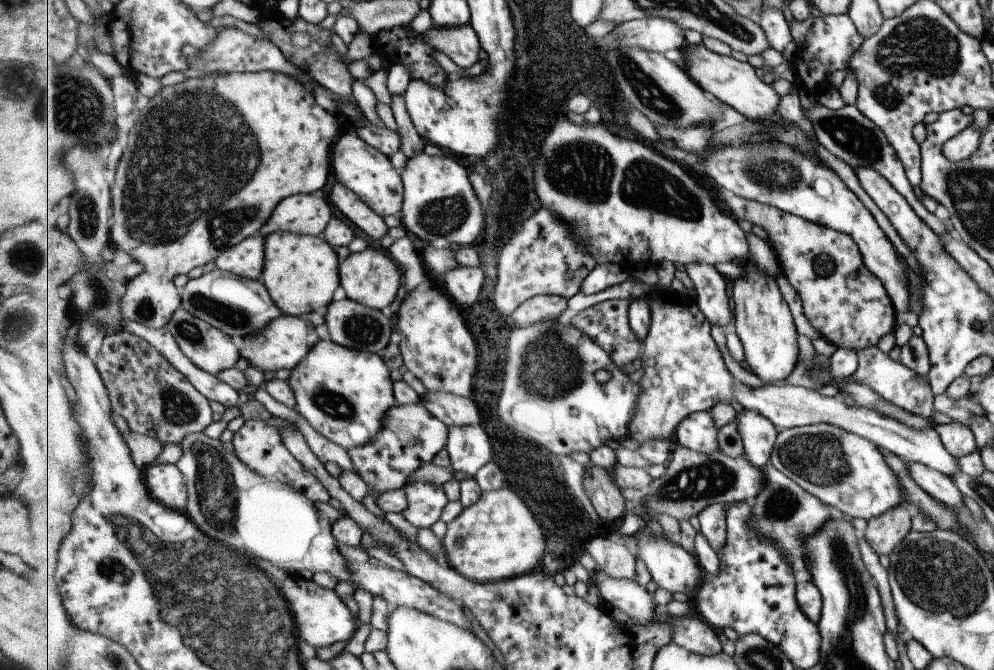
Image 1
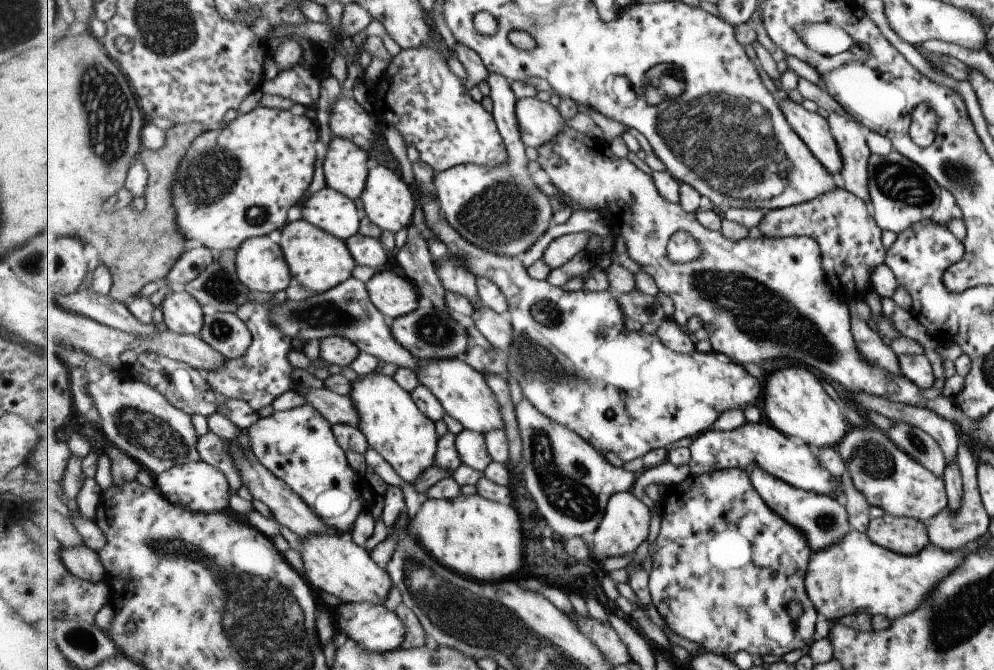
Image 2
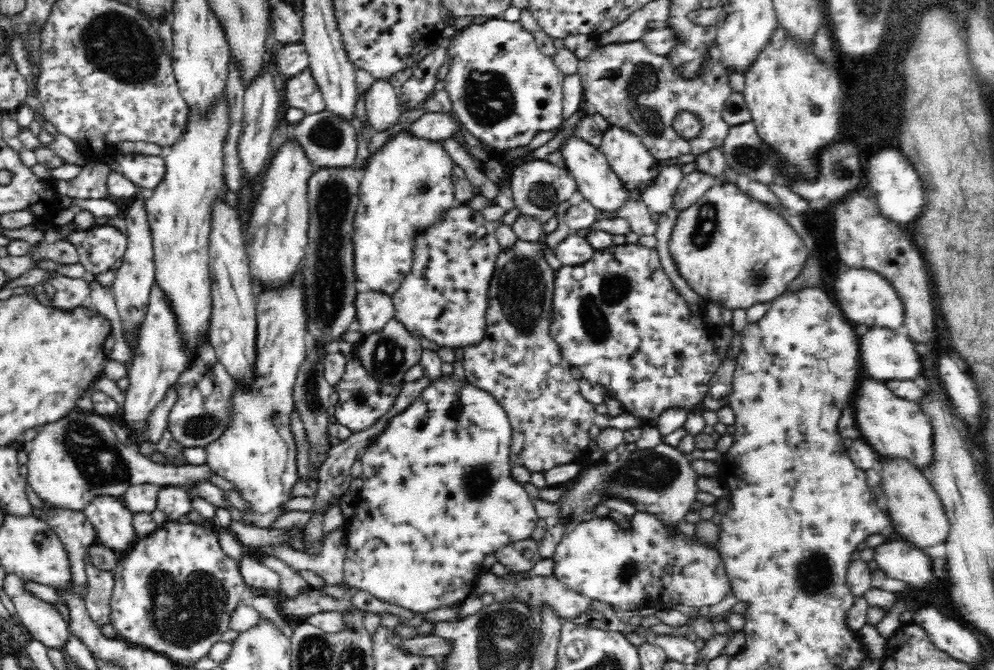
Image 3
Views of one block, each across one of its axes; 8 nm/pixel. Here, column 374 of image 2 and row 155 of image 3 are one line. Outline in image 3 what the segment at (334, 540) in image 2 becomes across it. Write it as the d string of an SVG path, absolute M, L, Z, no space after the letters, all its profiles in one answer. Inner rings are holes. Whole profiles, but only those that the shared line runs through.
M566 138L560 144L559 150L562 160L566 163L565 168L577 184L577 190L582 193L584 199L589 200L597 209L614 212L615 208L629 199L621 180L610 170L605 157L592 144L586 140L581 140L581 138Z

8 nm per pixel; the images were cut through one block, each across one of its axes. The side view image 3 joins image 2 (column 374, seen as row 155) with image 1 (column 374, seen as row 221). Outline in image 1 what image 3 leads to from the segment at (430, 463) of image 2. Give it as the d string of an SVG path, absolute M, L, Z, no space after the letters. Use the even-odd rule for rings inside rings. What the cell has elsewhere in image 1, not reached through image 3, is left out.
M330 339L318 343L307 359L291 372L289 382L295 392L298 412L302 413L322 436L347 451L370 444L385 427L388 413L397 406L397 398L394 394L395 382L391 380L391 369L388 368L381 354L358 352L336 344Z

